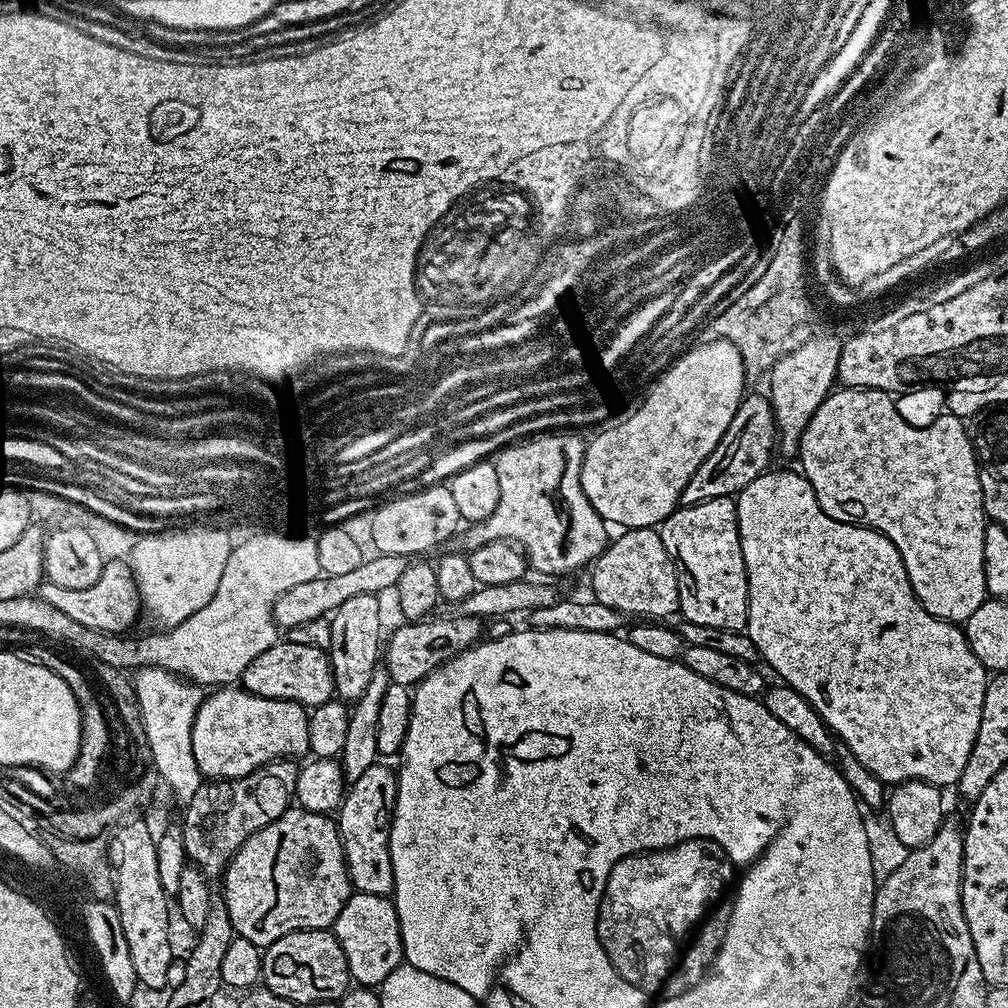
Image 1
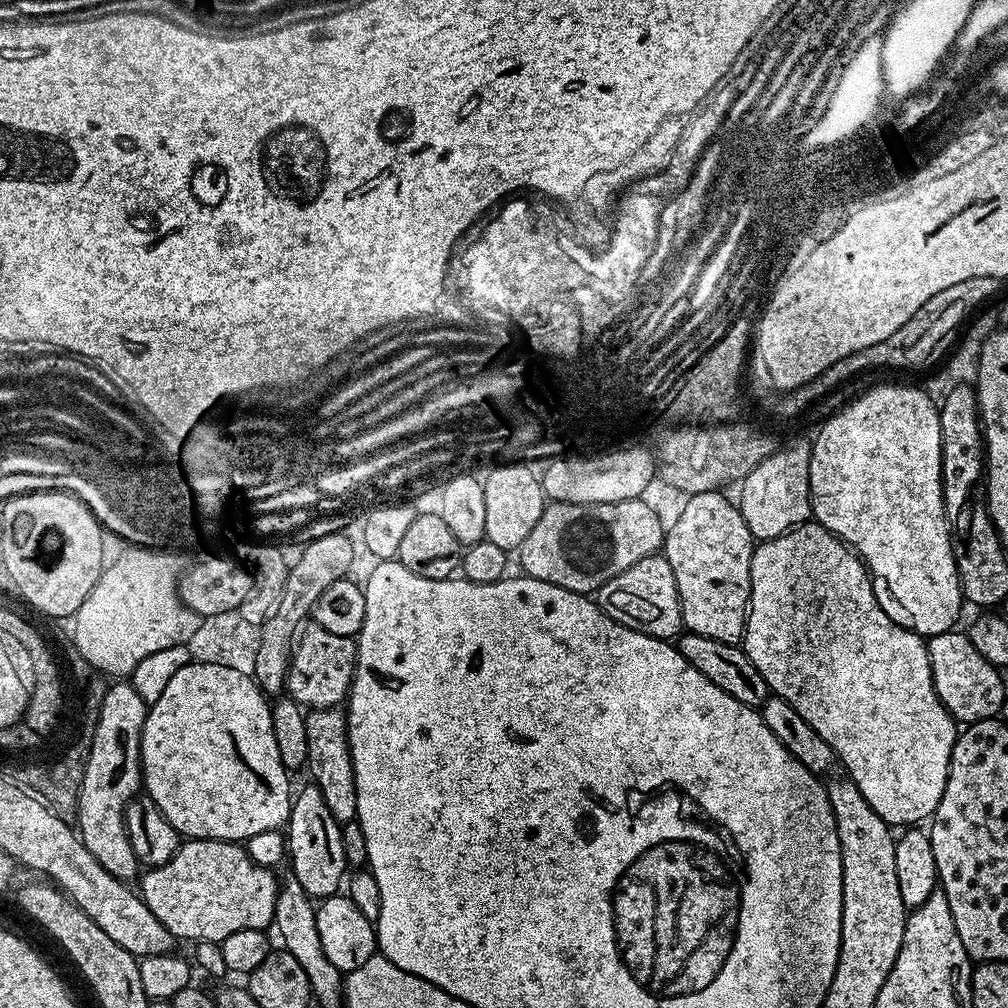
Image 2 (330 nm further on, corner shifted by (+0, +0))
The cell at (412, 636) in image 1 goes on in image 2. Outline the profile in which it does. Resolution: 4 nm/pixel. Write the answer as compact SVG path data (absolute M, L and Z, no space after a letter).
M315 626L308 627L299 633L292 650L292 661L288 667L287 695L308 710L343 705L348 689L352 686L352 676L356 673L355 639L342 634L330 634L330 630Z

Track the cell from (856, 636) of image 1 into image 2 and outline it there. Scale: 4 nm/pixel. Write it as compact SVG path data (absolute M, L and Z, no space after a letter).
M809 522L799 524L788 532L782 533L773 540L761 540L753 547L752 565L750 566L750 578L752 579L752 593L748 599L748 615L744 621L744 639L742 647L744 653L754 662L754 666L762 674L762 678L768 683L769 689L775 695L781 696L822 738L832 747L835 759L844 763L843 771L848 779L862 790L862 798L870 802L874 814L882 818L889 826L916 826L927 821L935 812L942 794L946 790L948 781L948 767L952 751L956 745L958 735L957 721L944 708L944 703L938 698L936 687L932 681L932 667L928 657L928 645L925 637L912 631L911 627L895 624L884 613L876 592L872 589L873 577L870 575L863 559L844 541L838 539L833 532L826 530L818 523Z

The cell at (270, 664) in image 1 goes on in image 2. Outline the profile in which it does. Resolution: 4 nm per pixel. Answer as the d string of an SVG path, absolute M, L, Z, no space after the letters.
M339 707L317 708L305 715L306 738L308 739L308 763L306 772L309 772L318 790L326 798L326 806L330 814L340 825L356 819L356 775L352 765L352 755L348 749L348 721L345 713Z

